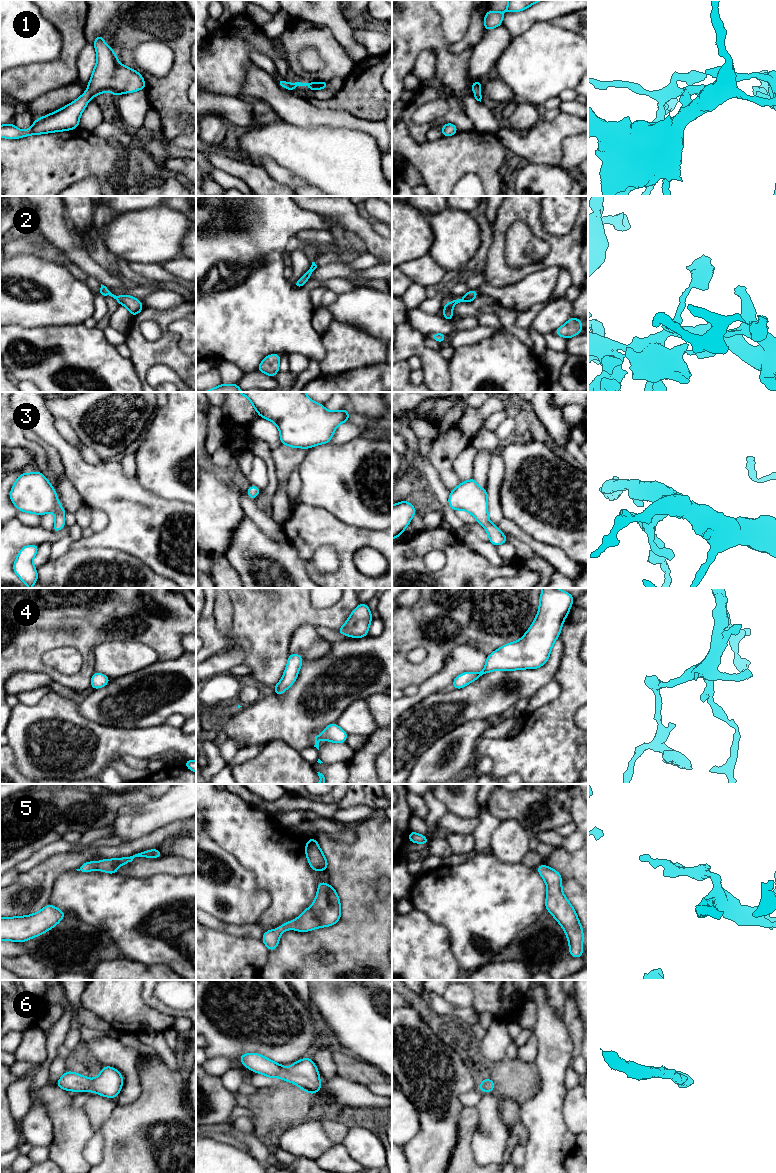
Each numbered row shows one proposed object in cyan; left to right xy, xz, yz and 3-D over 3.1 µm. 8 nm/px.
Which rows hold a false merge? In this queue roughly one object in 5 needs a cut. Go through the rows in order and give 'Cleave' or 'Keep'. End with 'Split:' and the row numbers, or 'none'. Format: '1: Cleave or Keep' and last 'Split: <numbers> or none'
1: Keep
2: Keep
3: Keep
4: Keep
5: Keep
6: Keep
Split: none

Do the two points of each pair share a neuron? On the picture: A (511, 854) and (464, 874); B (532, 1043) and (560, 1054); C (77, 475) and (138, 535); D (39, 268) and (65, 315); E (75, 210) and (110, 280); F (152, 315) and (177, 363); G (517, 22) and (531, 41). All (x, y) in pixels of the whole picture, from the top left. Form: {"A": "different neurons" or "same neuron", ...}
{"A": "different neurons", "B": "different neurons", "C": "same neuron", "D": "same neuron", "E": "different neurons", "F": "same neuron", "G": "different neurons"}

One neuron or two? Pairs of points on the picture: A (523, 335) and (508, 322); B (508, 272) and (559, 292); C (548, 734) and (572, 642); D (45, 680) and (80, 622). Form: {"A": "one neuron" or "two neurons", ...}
{"A": "one neuron", "B": "two neurons", "C": "one neuron", "D": "two neurons"}

